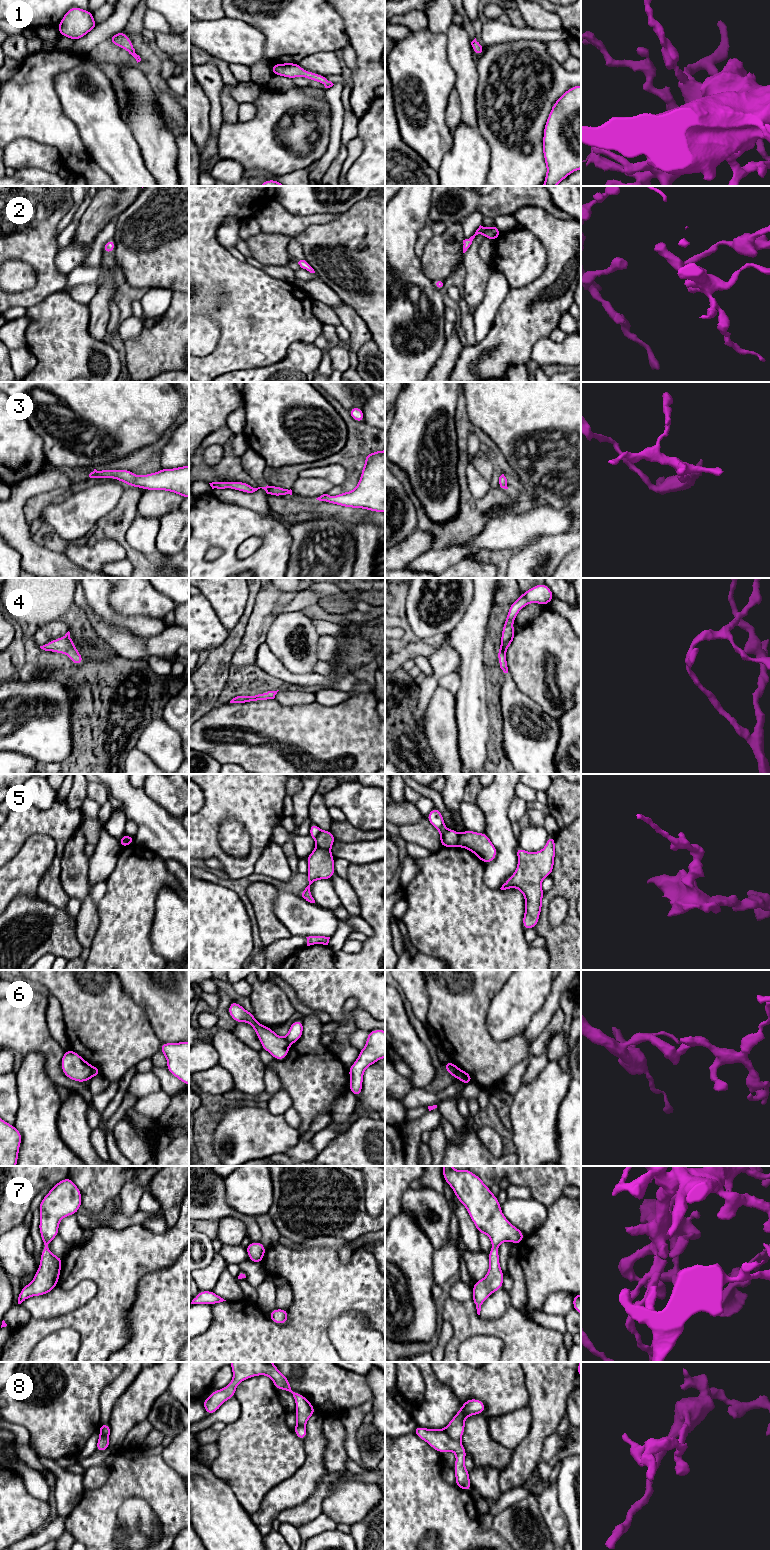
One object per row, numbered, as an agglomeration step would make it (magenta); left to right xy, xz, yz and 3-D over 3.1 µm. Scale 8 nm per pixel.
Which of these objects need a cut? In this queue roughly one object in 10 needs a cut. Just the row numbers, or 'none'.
5, 6, 8

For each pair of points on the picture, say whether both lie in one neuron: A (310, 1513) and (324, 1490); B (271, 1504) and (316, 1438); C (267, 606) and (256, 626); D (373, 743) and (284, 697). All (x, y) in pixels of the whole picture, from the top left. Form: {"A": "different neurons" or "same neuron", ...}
{"A": "same neuron", "B": "same neuron", "C": "same neuron", "D": "different neurons"}

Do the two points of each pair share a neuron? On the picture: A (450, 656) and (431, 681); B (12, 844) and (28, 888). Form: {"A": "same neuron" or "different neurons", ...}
{"A": "same neuron", "B": "different neurons"}

